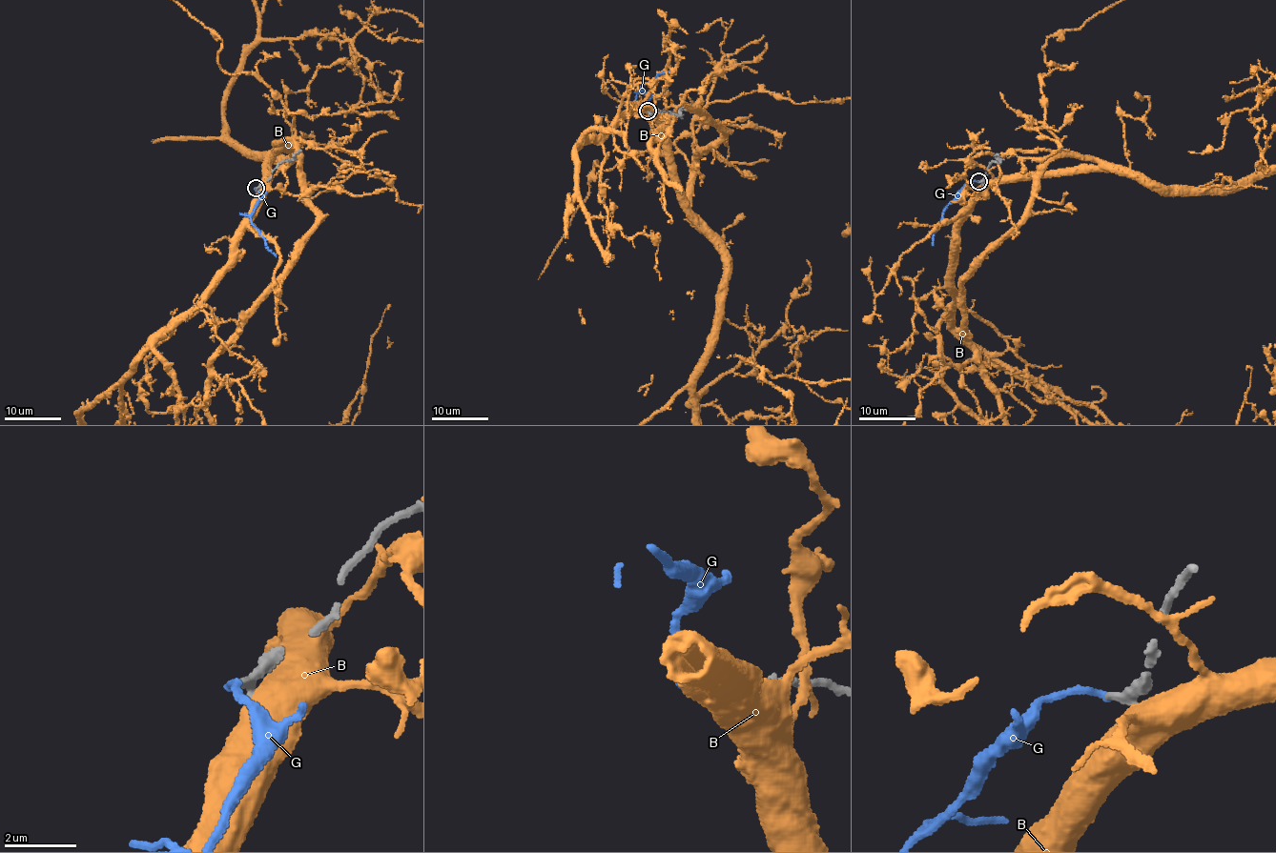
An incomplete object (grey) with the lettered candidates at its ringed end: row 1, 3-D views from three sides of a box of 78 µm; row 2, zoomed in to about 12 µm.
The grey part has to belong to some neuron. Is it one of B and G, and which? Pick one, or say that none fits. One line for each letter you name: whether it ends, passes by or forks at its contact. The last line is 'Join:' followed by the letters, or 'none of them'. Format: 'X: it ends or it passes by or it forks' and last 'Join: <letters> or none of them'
G: it ends
Join: G

